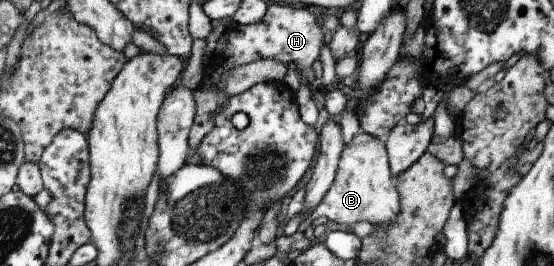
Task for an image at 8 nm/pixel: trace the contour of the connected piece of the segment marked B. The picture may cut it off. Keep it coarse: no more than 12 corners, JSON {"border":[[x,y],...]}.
{"border":[[356,133],[332,183],[298,223],[394,225],[399,197],[385,143]]}

